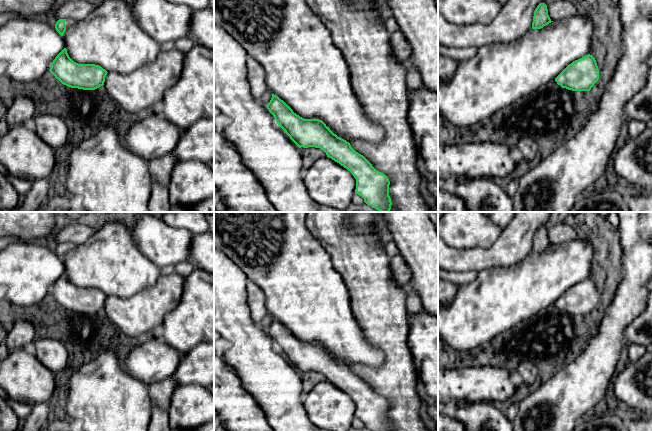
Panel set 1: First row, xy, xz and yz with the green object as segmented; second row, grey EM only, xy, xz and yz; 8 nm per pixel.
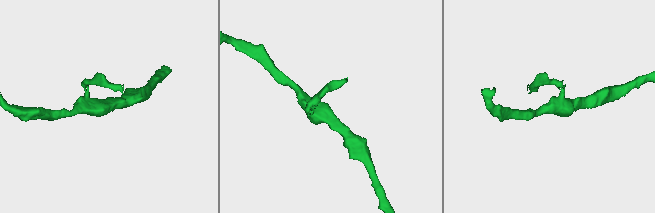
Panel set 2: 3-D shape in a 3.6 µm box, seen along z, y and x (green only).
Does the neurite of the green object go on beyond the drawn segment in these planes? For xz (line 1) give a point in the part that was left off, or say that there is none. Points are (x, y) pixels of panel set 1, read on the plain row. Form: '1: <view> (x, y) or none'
1: none

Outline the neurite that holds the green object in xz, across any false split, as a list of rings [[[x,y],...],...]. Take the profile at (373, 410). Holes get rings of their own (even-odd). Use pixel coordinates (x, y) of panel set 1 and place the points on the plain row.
[[[274,318],[266,330],[277,348],[299,372],[320,372],[327,381],[350,395],[356,403],[355,418],[360,419],[367,429],[391,431],[388,401],[376,394],[349,366],[334,358],[322,344],[300,341]]]

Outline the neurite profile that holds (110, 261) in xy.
[[[120,222],[105,223],[84,244],[66,253],[62,260],[69,281],[78,288],[95,288],[107,296],[129,298],[155,284],[160,268],[137,248],[132,229]]]

